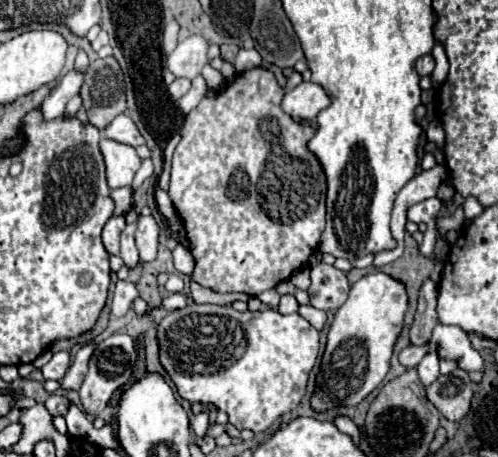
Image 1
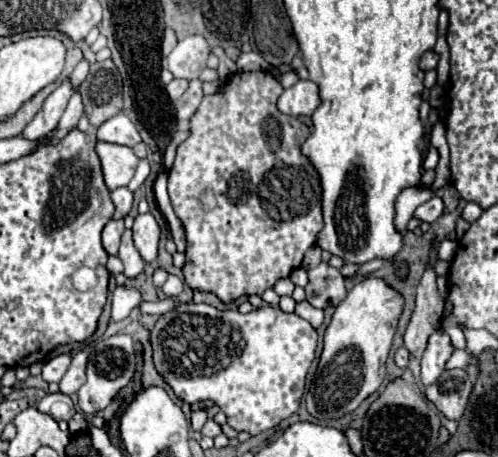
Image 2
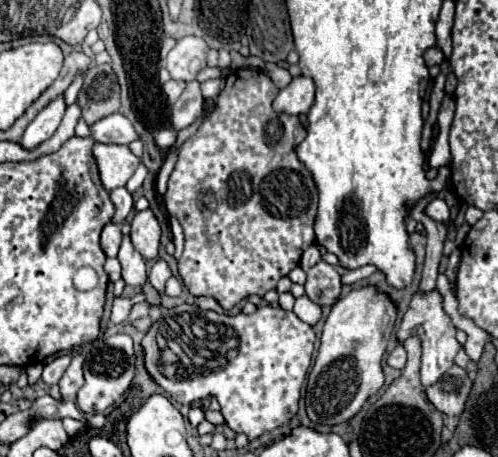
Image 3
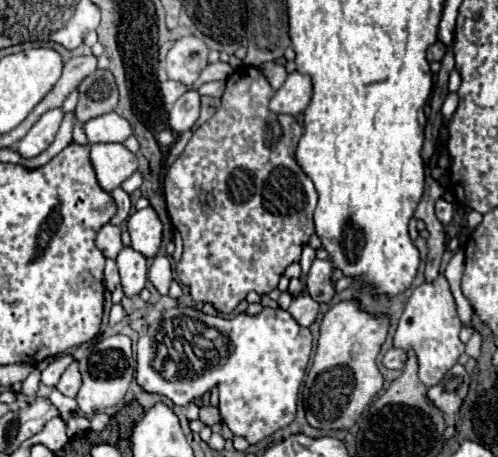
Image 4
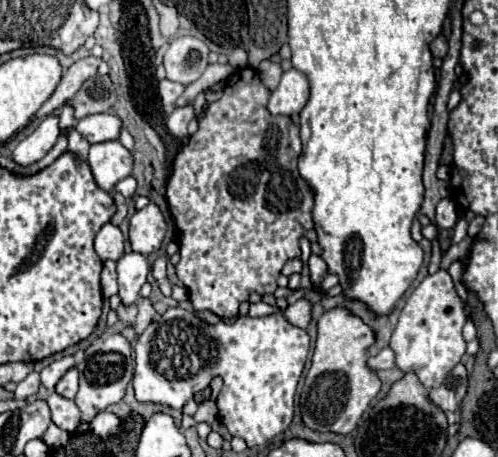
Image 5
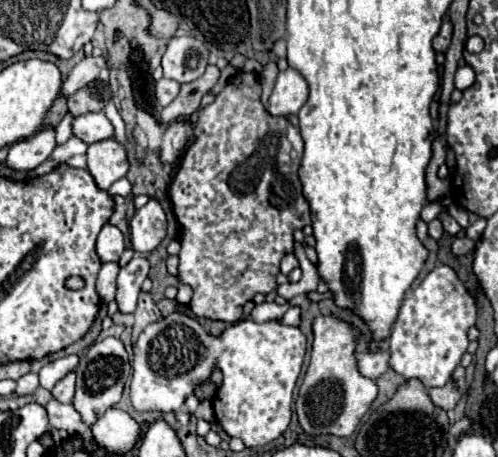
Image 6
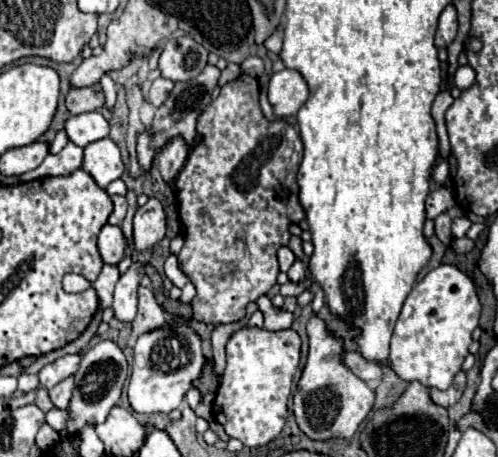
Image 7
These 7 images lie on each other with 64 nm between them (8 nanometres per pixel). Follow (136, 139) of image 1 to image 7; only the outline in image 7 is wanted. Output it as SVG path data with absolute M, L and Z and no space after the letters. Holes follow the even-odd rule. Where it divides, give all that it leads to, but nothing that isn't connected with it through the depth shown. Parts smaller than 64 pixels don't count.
M94 110L94 112L82 112L76 116L70 116L64 122L64 132L70 142L84 148L90 142L106 138L110 132L110 126L108 126L108 120Z

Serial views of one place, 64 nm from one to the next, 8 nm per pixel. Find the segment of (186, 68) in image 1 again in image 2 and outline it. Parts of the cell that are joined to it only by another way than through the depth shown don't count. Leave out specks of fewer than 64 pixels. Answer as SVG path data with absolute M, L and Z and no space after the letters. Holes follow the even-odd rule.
M186 36L168 54L168 70L174 78L194 80L206 68L210 46L202 36Z

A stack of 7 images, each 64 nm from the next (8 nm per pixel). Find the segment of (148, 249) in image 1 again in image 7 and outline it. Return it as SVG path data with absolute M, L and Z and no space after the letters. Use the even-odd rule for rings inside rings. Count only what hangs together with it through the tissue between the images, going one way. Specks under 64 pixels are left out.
M150 198L136 210L134 216L134 246L136 250L148 250L160 242L166 234L166 216L160 200Z

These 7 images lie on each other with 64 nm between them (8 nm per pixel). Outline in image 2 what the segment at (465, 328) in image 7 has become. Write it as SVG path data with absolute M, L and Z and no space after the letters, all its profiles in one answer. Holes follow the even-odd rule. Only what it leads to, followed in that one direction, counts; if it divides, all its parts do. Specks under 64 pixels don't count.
M440 322L440 326L430 334L428 346L422 356L422 384L424 386L430 386L440 378L440 374L446 370L446 362L452 356L452 352L454 352L454 346L450 342L450 336L442 330L442 322Z

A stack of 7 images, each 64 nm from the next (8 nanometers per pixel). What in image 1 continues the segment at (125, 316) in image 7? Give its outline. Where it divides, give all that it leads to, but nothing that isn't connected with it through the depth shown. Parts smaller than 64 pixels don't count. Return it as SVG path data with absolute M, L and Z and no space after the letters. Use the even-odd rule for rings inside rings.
M126 224L124 232L122 232L122 244L120 244L120 258L124 260L128 270L132 270L140 264L138 248L134 244L134 232L136 232L136 224Z

